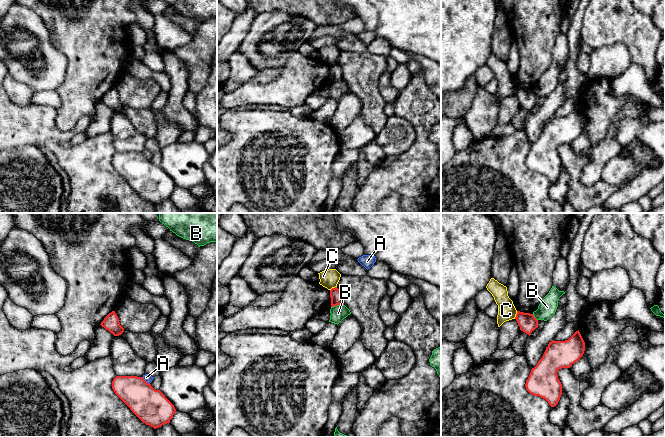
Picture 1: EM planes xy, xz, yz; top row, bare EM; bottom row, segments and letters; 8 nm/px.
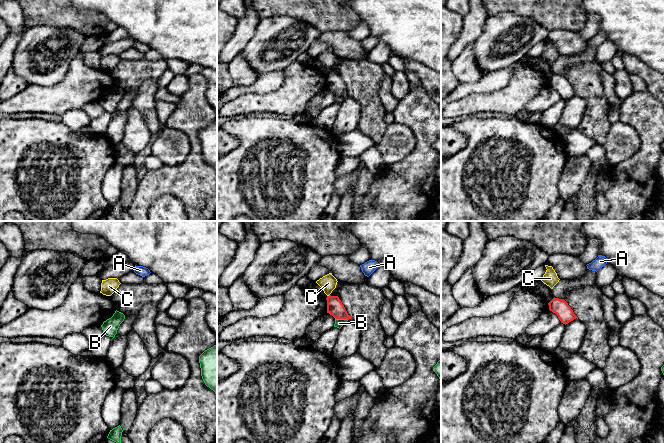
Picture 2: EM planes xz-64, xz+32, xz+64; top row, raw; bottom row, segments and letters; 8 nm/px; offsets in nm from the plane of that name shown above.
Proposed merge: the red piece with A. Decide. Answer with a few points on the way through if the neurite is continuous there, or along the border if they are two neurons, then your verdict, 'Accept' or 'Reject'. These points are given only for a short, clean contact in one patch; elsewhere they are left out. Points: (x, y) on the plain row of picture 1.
Reject

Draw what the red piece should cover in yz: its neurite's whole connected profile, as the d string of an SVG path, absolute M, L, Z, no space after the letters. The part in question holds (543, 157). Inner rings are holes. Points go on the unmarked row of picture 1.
M576 107L568 116L549 118L542 134L531 145L526 156L526 166L545 175L551 183L555 183L562 171L562 160L557 148L562 144L570 144L584 130L585 118Z

